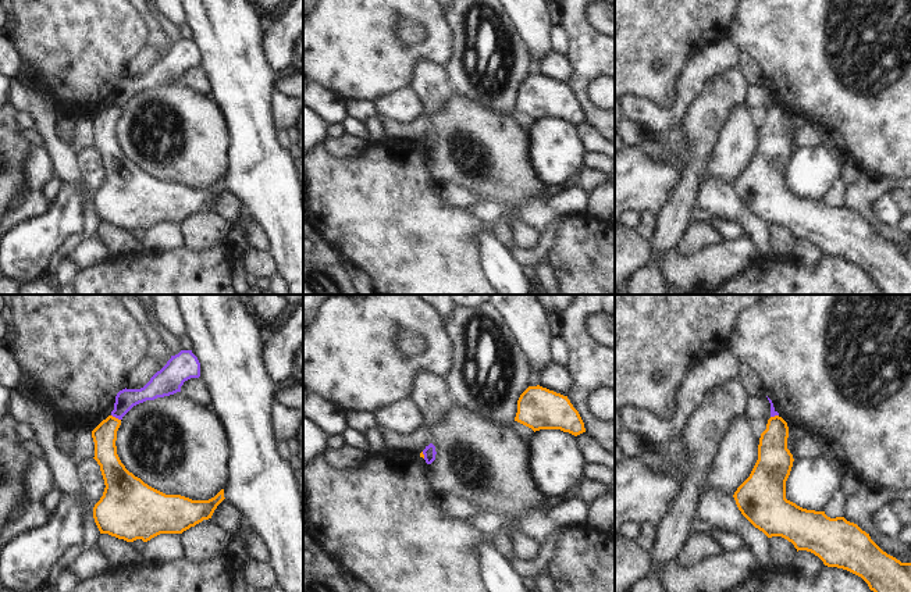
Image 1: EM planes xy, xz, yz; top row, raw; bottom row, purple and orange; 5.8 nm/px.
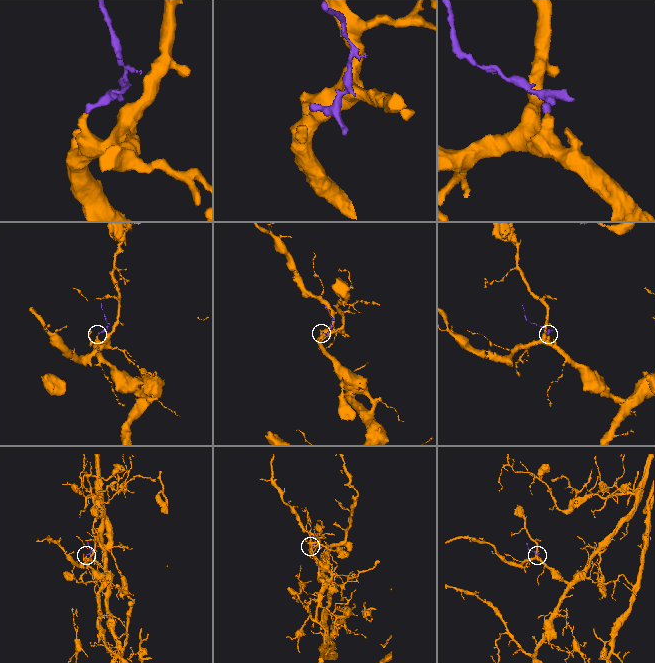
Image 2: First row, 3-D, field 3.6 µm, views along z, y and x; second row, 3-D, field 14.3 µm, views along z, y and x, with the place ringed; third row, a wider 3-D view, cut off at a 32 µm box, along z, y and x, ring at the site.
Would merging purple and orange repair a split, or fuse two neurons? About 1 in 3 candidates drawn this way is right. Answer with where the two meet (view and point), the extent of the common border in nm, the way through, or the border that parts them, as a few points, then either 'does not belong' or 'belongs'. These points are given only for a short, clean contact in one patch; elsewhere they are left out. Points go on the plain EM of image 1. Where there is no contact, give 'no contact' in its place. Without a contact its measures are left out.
contact xy (116, 106); length 70 nm; border xy (111, 103), (120, 109); does not belong

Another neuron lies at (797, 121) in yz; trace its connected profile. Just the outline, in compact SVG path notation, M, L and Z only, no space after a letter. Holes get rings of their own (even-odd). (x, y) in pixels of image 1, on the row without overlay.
M787 111L789 115L789 126L787 126L787 138L793 143L793 147L797 149L797 136L798 133L807 126L812 125L811 121L804 115L804 113L790 113Z

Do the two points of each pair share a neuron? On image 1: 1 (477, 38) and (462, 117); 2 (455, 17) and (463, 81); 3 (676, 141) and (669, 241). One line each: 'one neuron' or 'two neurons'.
1: two neurons
2: one neuron
3: two neurons

